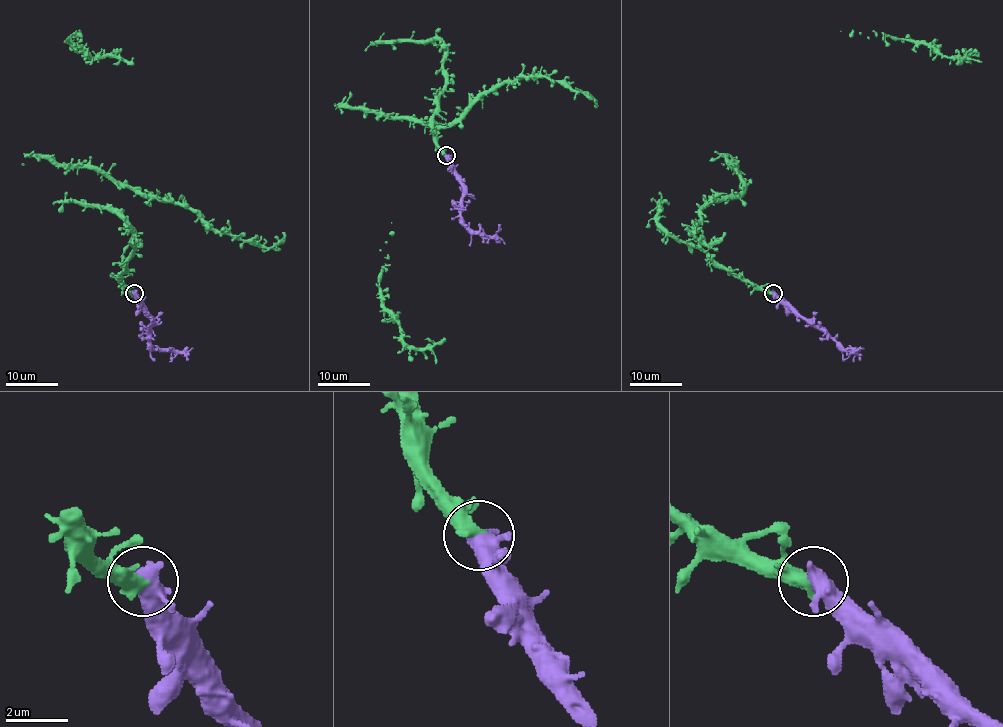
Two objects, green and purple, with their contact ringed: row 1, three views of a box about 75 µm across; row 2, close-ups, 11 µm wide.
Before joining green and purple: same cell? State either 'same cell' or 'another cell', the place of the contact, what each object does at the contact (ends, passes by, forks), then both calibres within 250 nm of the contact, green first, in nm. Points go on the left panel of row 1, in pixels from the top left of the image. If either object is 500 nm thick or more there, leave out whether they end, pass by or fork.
same cell | (134, 293) | green passes by | purple passes by | 340/480 nm

